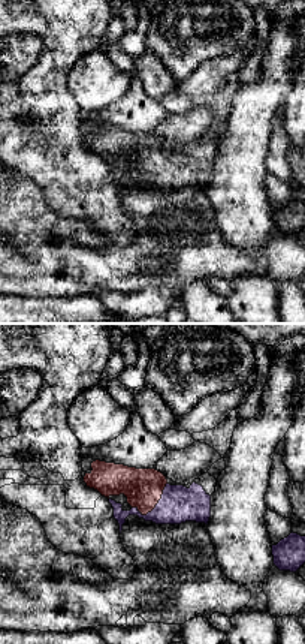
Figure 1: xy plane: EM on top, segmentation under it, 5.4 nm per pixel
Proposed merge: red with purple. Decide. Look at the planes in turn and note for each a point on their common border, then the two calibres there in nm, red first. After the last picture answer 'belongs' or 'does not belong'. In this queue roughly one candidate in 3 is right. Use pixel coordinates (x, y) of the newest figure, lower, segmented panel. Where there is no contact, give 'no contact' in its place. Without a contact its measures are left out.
contact (154, 506); calibres 200 and 200 nm

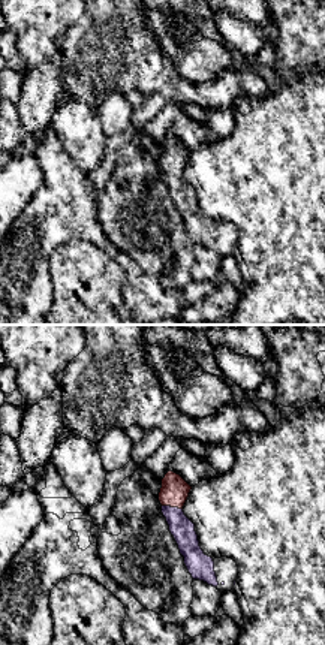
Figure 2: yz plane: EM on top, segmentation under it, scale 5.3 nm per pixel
contact (172, 506); calibres 150 and 130 nm

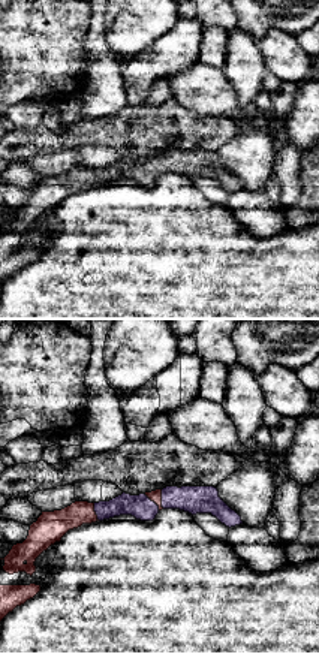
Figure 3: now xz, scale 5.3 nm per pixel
contact (155, 502); calibres 60 and 140 nm

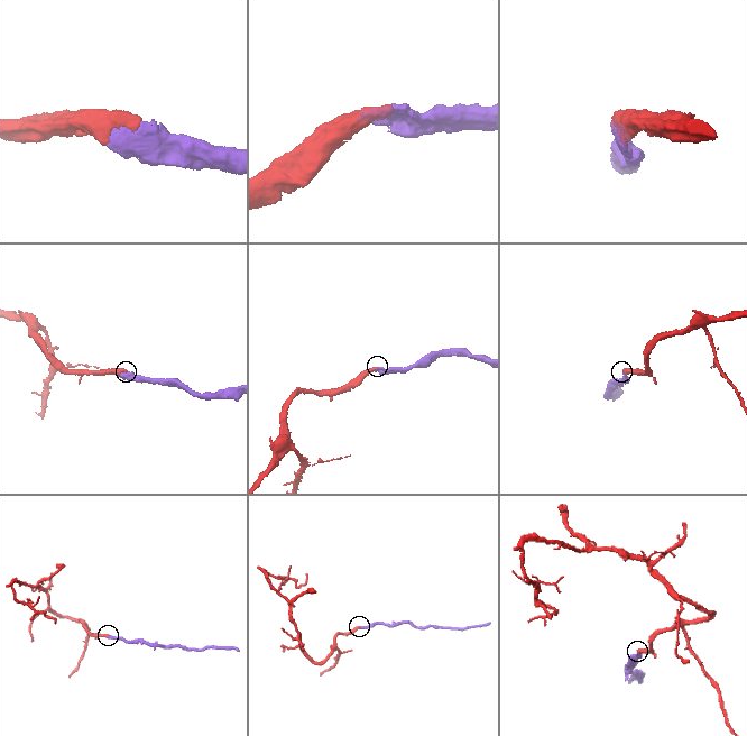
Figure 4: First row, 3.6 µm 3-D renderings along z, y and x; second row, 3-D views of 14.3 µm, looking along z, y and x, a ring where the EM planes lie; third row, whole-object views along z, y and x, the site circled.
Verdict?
belongs

